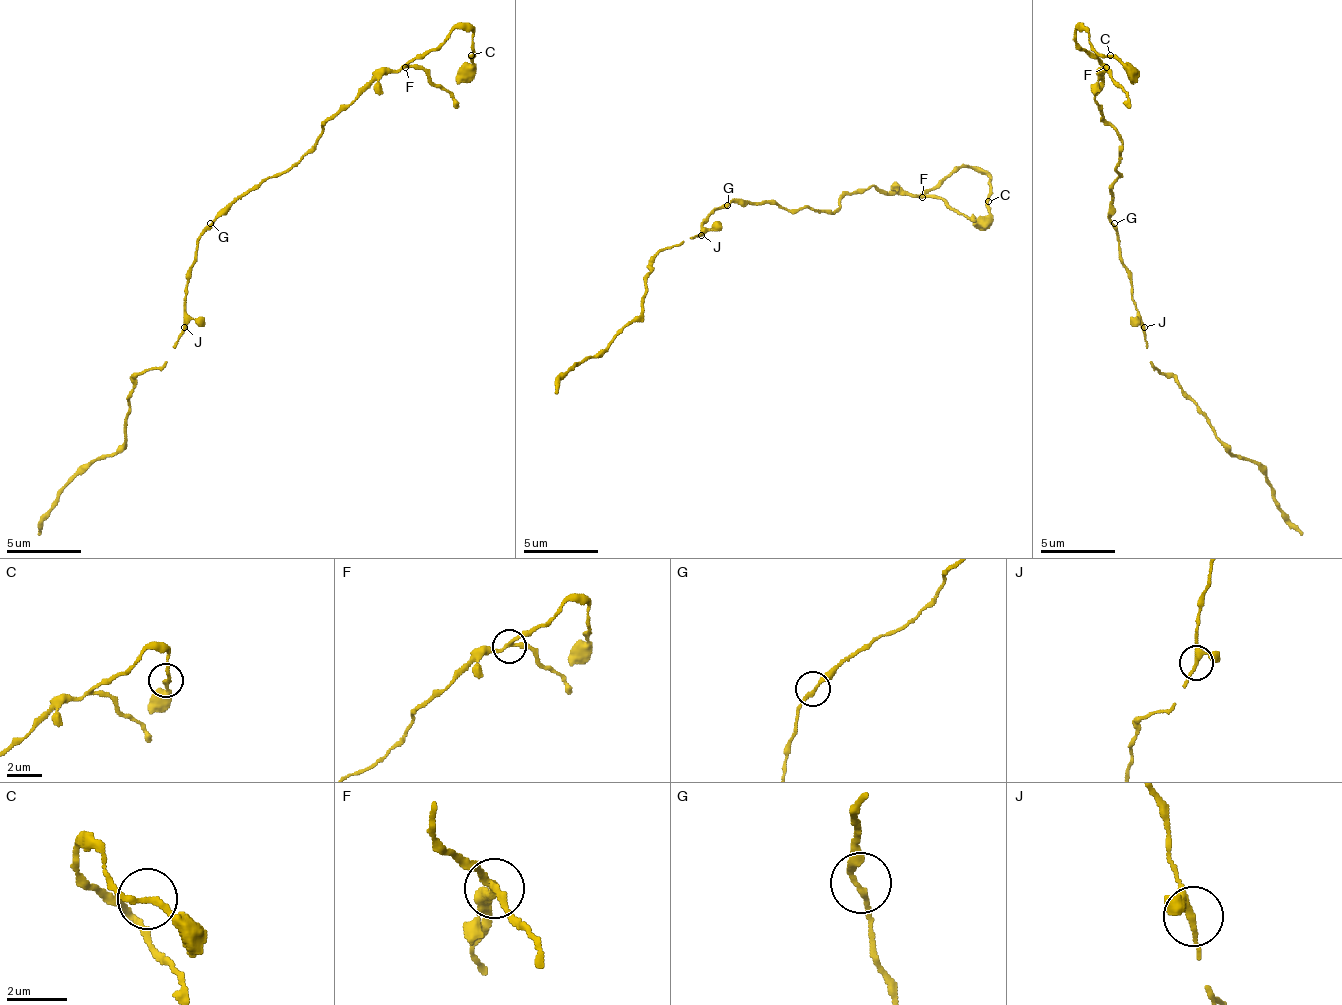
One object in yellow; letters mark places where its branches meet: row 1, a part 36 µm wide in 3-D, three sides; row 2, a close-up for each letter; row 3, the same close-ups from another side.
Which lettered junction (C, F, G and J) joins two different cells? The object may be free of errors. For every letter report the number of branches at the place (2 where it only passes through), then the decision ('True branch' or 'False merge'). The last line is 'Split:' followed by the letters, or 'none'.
C: Branches: 2. True branch
F: Branches: 3. False merge
G: Branches: 2. True branch
J: Branches: 3. True branch
Split: F

